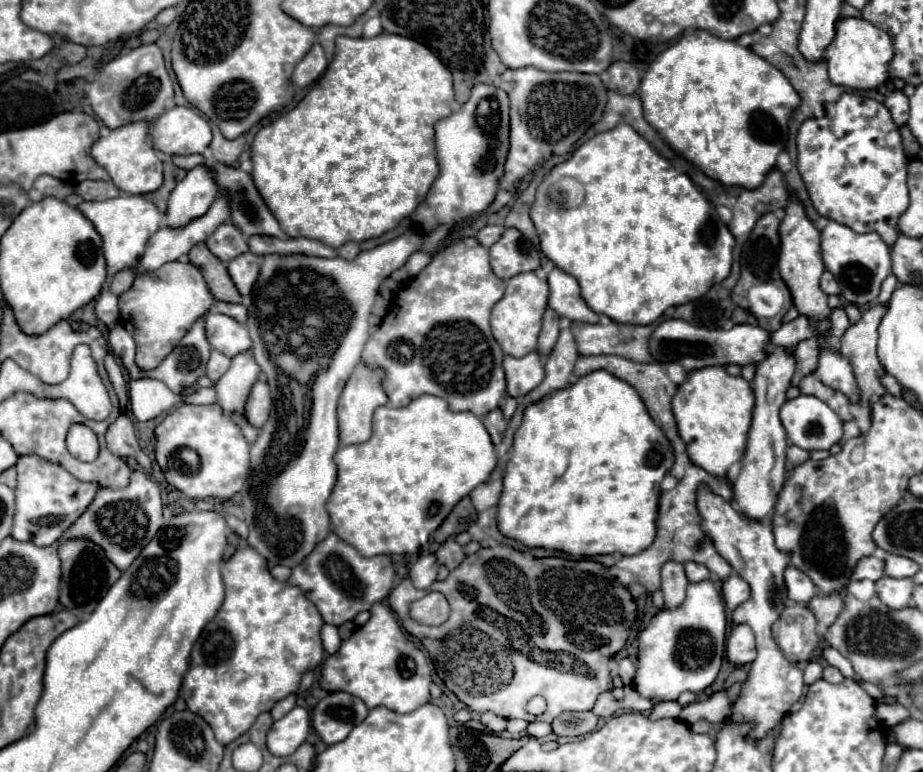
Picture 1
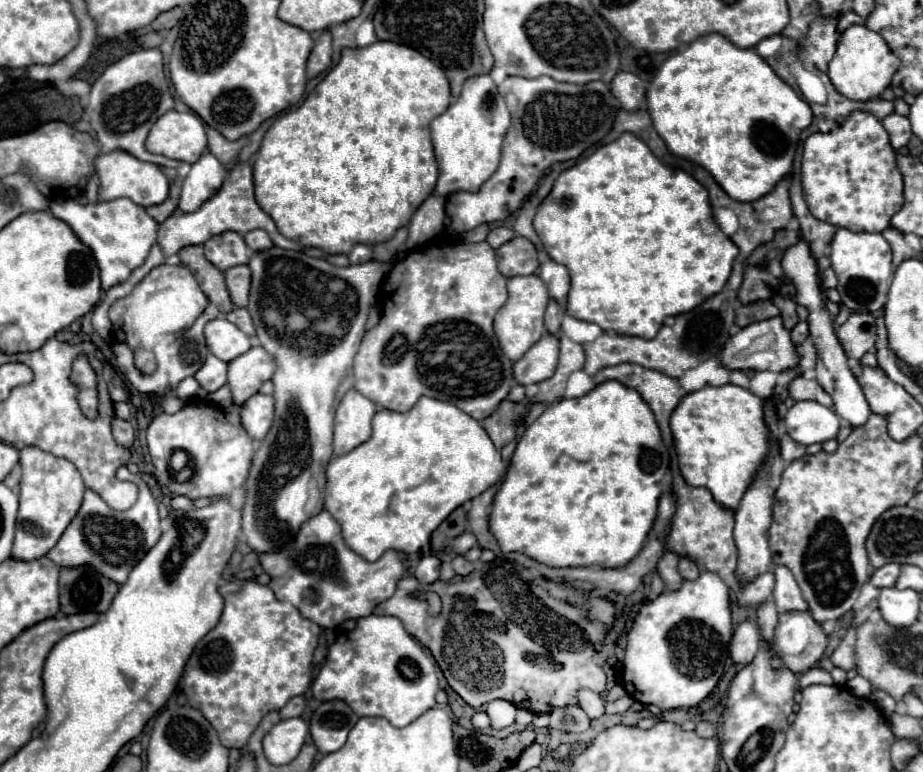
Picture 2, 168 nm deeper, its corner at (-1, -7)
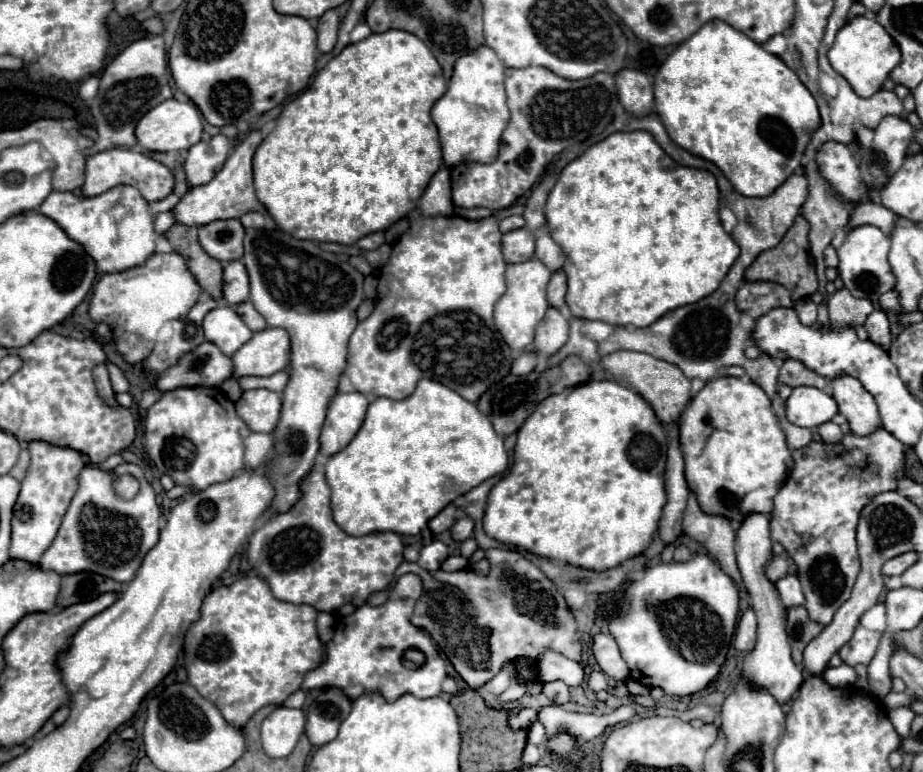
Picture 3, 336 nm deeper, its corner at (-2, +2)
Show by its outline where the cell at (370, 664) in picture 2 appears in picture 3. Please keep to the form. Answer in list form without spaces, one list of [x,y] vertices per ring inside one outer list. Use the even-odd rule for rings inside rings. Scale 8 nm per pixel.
[[[407,573],[399,577],[385,605],[363,605],[357,607],[353,615],[343,617],[333,639],[327,643],[325,661],[305,675],[301,689],[309,691],[339,687],[351,701],[365,693],[379,693],[385,697],[385,701],[397,701],[407,693],[415,695],[417,699],[437,697],[441,693],[441,683],[447,677],[445,663],[439,657],[433,639],[423,629],[413,627],[409,621],[413,605],[421,593],[421,577]]]

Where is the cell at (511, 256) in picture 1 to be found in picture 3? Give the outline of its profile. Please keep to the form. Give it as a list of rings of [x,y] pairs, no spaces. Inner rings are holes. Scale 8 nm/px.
[[[525,227],[503,235],[503,257],[507,263],[527,261],[533,257],[533,253],[535,253],[533,233],[529,233]]]

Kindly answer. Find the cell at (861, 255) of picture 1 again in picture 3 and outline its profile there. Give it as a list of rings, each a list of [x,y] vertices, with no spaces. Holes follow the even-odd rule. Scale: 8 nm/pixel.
[[[859,225],[849,229],[847,239],[841,243],[841,247],[837,249],[839,255],[839,277],[845,283],[845,289],[849,289],[849,293],[853,297],[859,299],[869,299],[873,303],[879,301],[879,297],[887,291],[893,289],[895,285],[895,277],[891,273],[891,265],[887,261],[889,255],[889,237],[875,225]]]

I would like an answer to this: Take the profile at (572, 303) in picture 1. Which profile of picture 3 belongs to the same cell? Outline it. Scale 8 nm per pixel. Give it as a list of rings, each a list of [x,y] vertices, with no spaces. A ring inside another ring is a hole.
[[[549,235],[537,237],[535,257],[537,257],[539,261],[543,261],[545,267],[547,267],[551,273],[557,273],[557,271],[563,267],[563,261],[565,261],[561,247],[559,247]]]

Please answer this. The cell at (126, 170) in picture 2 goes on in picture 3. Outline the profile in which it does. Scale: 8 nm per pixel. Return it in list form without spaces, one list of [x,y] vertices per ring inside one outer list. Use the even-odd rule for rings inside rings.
[[[109,149],[109,151],[101,151],[95,153],[87,159],[87,167],[85,167],[85,183],[83,183],[83,195],[85,197],[95,197],[101,195],[105,191],[109,191],[111,187],[117,185],[131,185],[135,189],[139,189],[139,193],[147,199],[147,201],[159,201],[165,199],[171,189],[173,189],[173,173],[159,161],[137,153],[137,151],[129,151],[129,149]]]

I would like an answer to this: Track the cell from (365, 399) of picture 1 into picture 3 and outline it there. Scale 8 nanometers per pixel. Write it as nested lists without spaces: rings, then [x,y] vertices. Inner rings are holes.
[[[337,393],[329,405],[327,419],[321,431],[321,453],[335,455],[357,435],[363,425],[369,401],[363,393]]]

